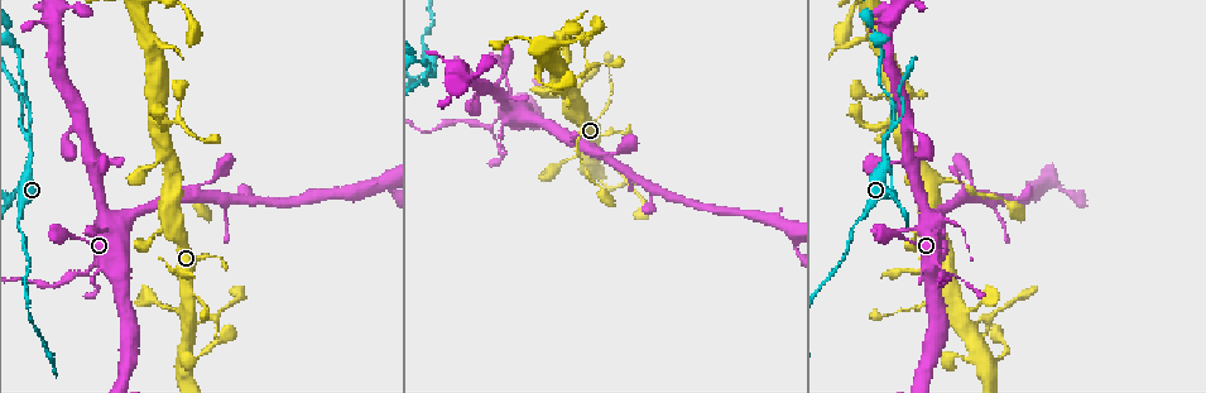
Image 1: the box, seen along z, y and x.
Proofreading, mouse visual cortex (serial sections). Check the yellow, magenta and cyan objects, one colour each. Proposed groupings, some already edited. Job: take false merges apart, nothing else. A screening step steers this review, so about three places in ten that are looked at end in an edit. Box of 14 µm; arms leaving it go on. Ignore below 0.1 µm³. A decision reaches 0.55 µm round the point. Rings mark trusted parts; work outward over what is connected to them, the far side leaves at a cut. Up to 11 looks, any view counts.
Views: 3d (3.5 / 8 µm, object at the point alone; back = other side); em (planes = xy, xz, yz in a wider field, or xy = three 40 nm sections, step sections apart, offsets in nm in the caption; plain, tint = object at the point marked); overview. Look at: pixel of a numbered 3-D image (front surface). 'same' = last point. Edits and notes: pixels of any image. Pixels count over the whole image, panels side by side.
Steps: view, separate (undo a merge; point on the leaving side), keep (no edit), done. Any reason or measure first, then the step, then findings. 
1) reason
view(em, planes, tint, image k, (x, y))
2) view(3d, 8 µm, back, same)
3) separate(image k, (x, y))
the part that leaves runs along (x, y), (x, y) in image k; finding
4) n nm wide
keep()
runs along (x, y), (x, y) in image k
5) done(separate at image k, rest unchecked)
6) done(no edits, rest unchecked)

narrows sharply
view(3d, 3.5 µm, image 1, (493, 124))

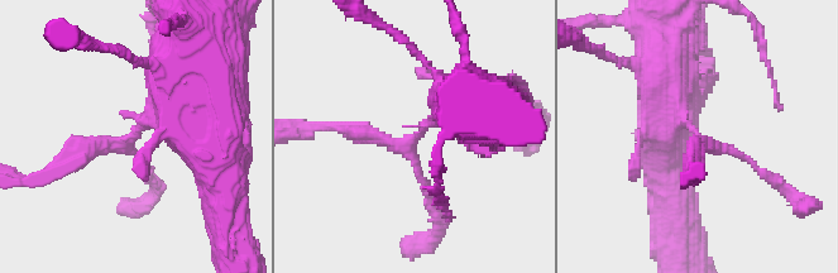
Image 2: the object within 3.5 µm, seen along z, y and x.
view(em, planes, tint, image 2, (698, 131))

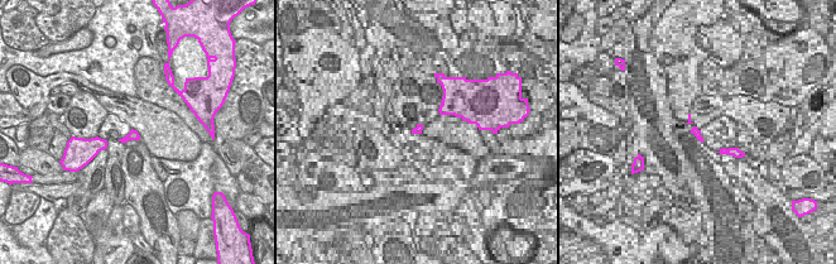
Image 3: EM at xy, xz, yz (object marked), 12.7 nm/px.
separate(image 2, (415, 162))
the part that leaves runs along (422, 129), (392, 145), (326, 127) in image 2; a second cell is stuck on

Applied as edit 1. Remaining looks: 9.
narrows sharply
view(3d, 3.5 µm, image 1, (980, 321))

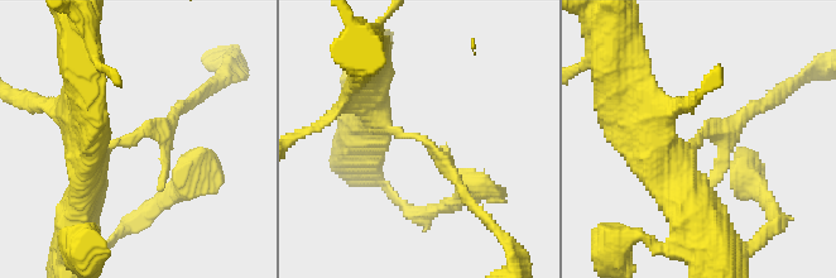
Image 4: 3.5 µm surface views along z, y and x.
view(em, xy, step 3, tint, image 4, (696, 140))

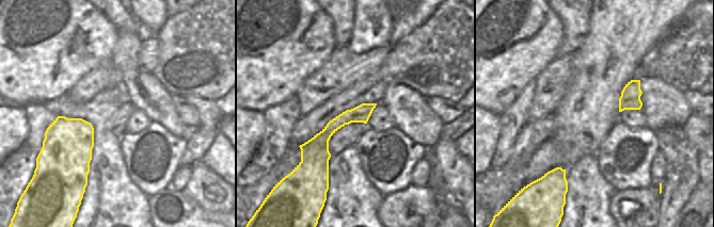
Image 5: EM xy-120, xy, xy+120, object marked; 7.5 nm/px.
keep()
runs along (370, 95), (374, 115), (432, 147), (459, 188) in image 4; one cell here

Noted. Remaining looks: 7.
thin arm on a thick one
view(3d, 3.5 µm, image 1, (176, 181))

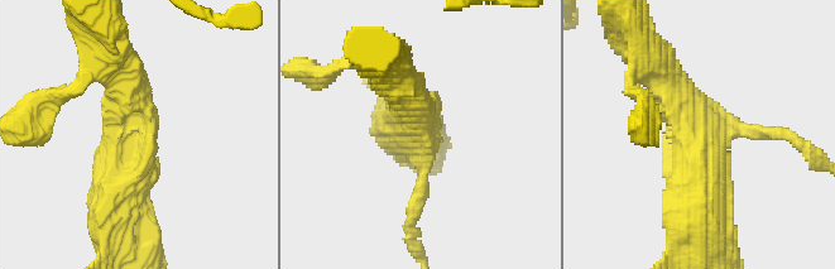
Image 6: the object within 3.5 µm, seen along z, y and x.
3 arms; arms of 150, 450, 700 nm; now the EM
view(em, xy, step 2, tint, image 6, (427, 154))

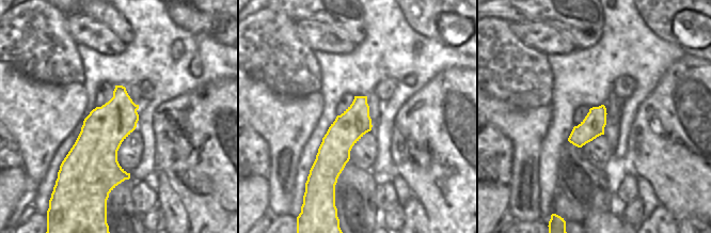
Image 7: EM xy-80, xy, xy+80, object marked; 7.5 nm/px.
240 nm wide
keep()
runs along (364, 98), (335, 146), (331, 183) in image 7; one cell here

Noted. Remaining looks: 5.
branch point
view(3d, 8 µm, image 1, (29, 133))

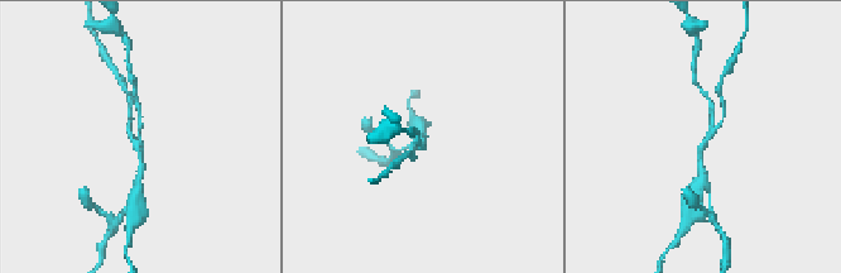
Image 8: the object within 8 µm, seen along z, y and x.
3 arms; arms of 150, 150, 200 nm; need the tissue
view(em, xy, step 1, tint, image 8, (422, 139))

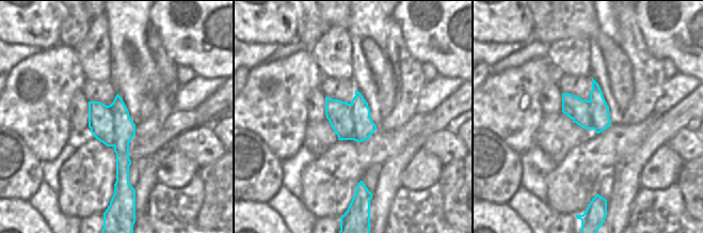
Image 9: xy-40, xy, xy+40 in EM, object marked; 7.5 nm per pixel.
280 nm wide
separate(image 8, (711, 116))
border along (111, 104), (114, 145) in image 9; two cells meet here

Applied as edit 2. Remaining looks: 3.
done(separate at image 2, separate at image 8, rest unchecked)

